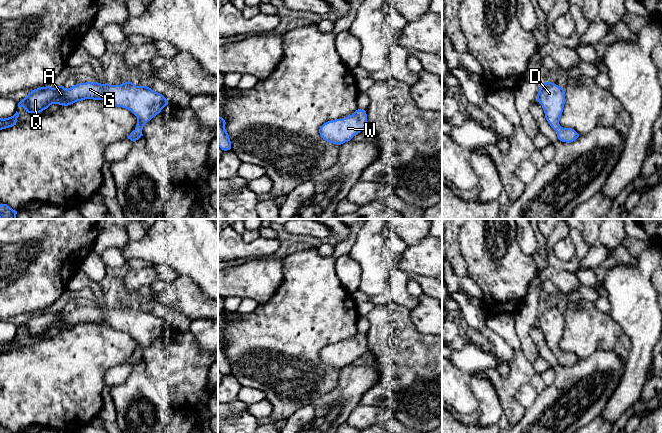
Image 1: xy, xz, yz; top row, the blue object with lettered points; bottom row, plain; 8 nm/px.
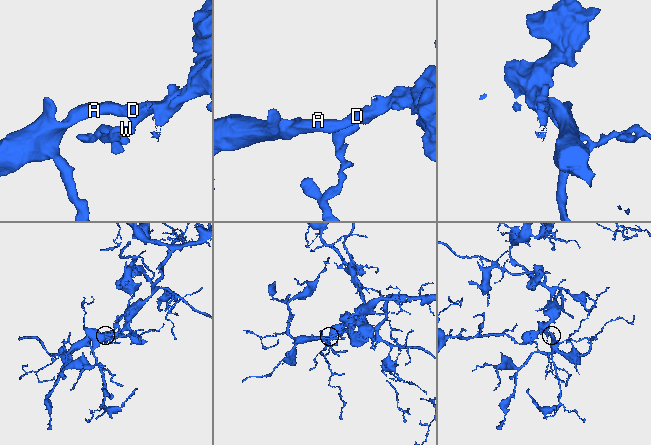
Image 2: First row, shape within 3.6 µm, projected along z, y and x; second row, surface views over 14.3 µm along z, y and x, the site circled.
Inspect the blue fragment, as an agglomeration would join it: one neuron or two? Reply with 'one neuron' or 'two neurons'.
one neuron

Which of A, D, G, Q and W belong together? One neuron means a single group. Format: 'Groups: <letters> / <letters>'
Groups: A D G Q W

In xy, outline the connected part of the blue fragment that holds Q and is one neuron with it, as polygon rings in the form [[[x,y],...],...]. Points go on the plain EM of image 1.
[[[128,305],[120,309],[86,306],[68,313],[62,309],[56,312],[40,311],[21,324],[18,331],[23,331],[28,337],[40,337],[52,328],[68,330],[77,325],[103,324],[104,321],[108,322],[110,328],[128,333],[137,341],[137,349],[127,361],[133,366],[143,360],[144,349],[168,328],[162,318],[147,310],[136,310]]]

